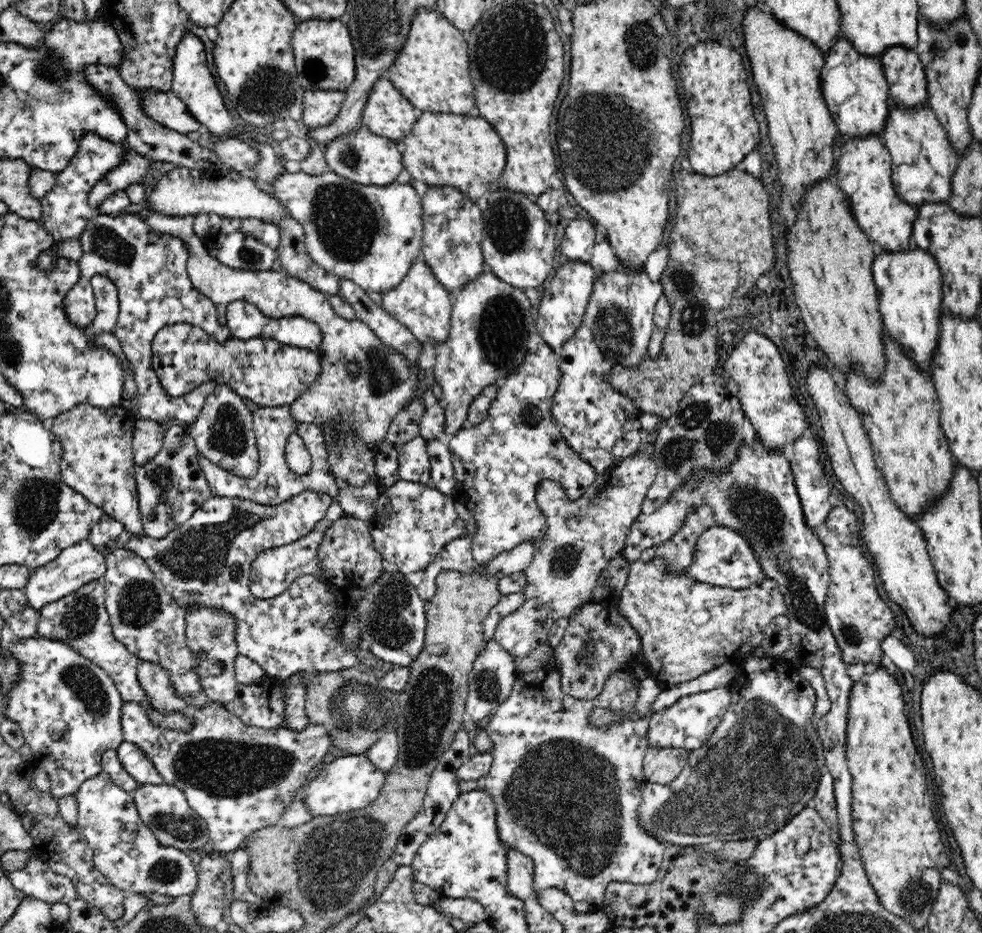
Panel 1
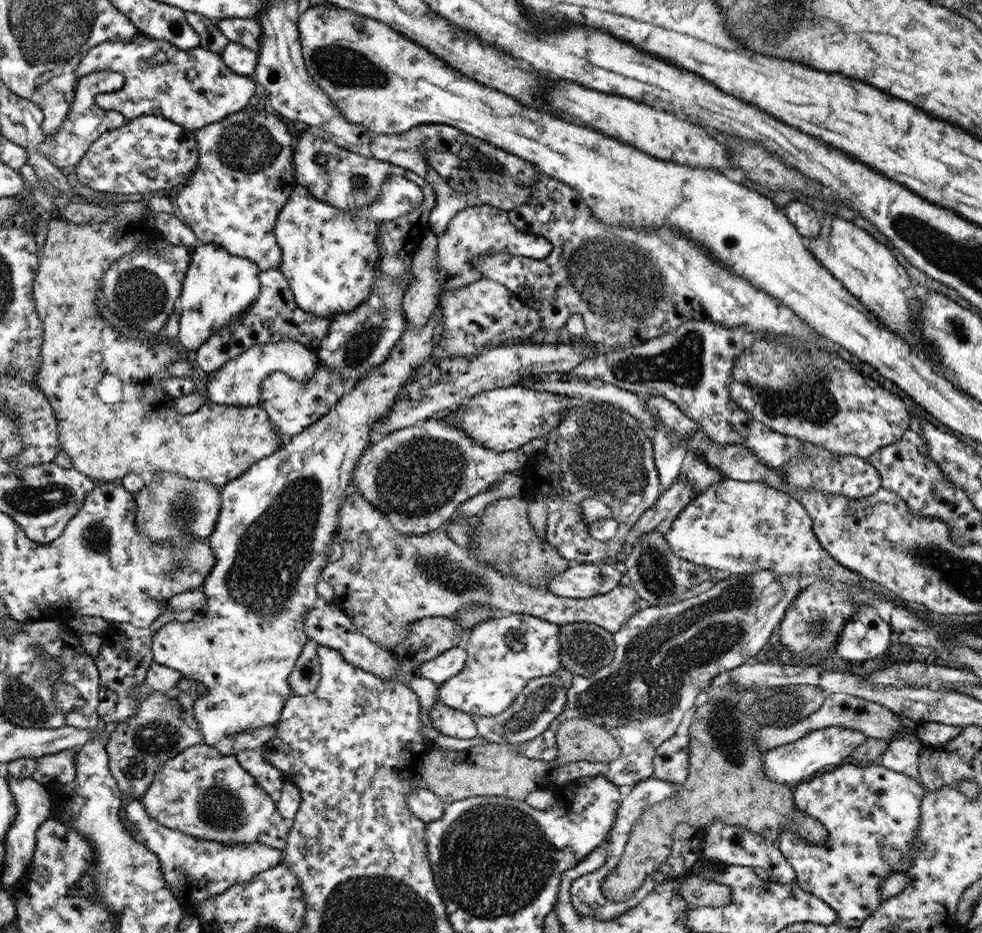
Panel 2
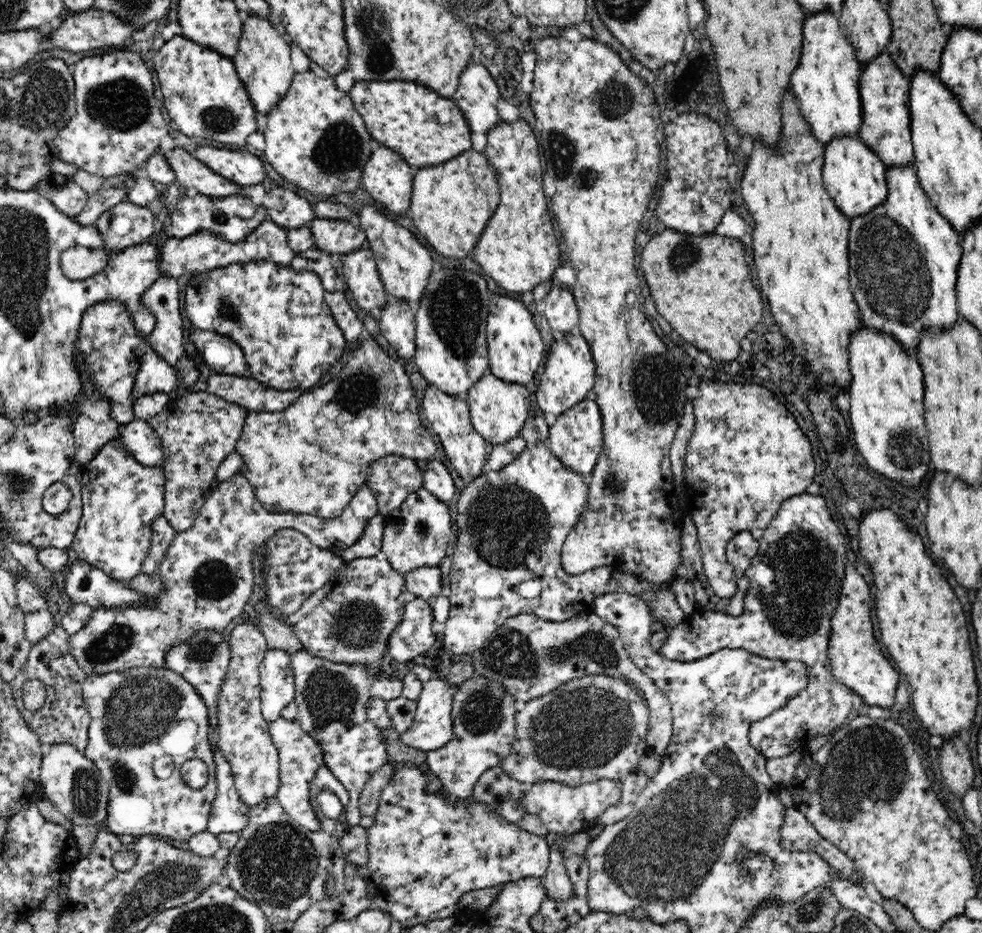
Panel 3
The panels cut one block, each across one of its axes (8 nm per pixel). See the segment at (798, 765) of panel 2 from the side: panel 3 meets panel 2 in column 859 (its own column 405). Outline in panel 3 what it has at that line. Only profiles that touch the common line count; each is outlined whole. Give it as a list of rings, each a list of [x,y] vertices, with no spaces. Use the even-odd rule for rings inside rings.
[[[437,671],[437,675],[423,683],[422,692],[415,700],[416,710],[410,728],[400,736],[402,743],[421,751],[433,751],[450,742],[453,735],[452,702],[456,686],[446,681],[446,675]]]

